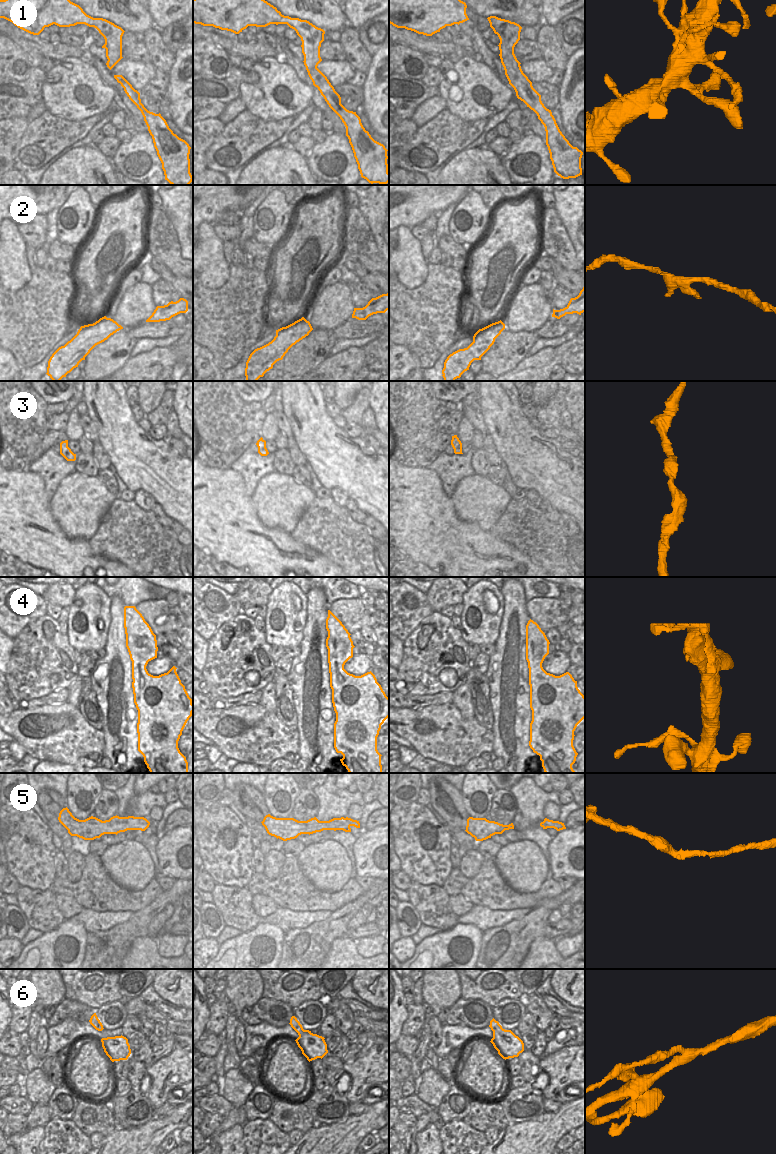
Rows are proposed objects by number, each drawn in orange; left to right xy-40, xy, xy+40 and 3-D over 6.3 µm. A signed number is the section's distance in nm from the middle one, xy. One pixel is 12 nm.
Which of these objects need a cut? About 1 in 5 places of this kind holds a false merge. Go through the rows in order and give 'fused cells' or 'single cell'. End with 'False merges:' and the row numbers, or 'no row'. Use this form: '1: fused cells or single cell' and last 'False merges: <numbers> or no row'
1: single cell
2: fused cells
3: single cell
4: single cell
5: single cell
6: fused cells
False merges: 2, 6

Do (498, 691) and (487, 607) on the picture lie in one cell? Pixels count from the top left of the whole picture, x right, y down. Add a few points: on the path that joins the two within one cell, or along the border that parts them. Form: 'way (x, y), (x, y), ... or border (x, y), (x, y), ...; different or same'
border (501, 621), (498, 638), (494, 644); different

